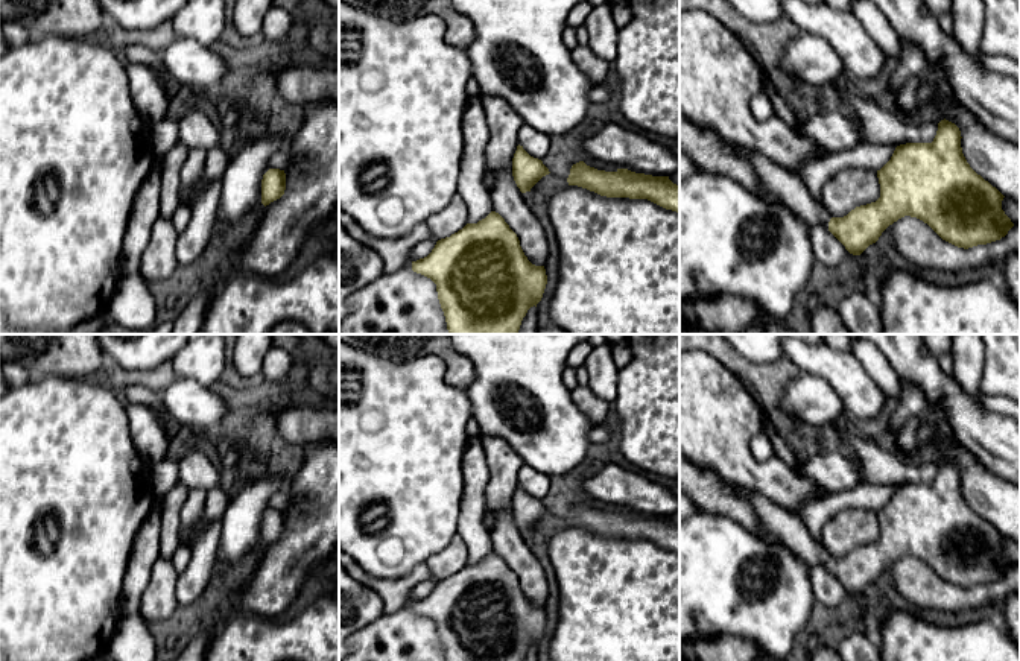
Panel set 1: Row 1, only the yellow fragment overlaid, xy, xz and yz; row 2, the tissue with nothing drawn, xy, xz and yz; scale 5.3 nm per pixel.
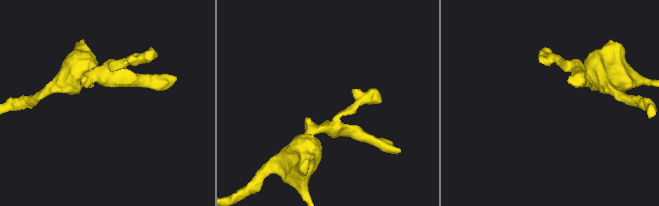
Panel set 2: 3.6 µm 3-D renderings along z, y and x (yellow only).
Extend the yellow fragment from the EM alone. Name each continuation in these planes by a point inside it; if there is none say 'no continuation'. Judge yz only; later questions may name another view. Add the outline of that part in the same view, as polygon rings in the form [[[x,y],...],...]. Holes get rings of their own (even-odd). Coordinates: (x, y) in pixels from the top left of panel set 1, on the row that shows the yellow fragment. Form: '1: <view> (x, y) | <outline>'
1: yz (792, 192) | [[[734,146],[734,152],[743,157],[754,167],[763,184],[810,226],[822,225],[828,228],[832,216],[821,202],[812,198],[804,182],[795,173],[784,170],[772,160],[742,146]]]

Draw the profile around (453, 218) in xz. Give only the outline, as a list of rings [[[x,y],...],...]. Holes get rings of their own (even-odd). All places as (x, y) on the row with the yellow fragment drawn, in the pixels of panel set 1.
[[[459,193],[453,196],[450,204],[442,211],[427,219],[427,225],[438,240],[450,237],[462,229],[467,223],[467,205]]]

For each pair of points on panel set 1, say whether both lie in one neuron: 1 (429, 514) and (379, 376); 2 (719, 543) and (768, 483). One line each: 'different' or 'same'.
1: same
2: different

